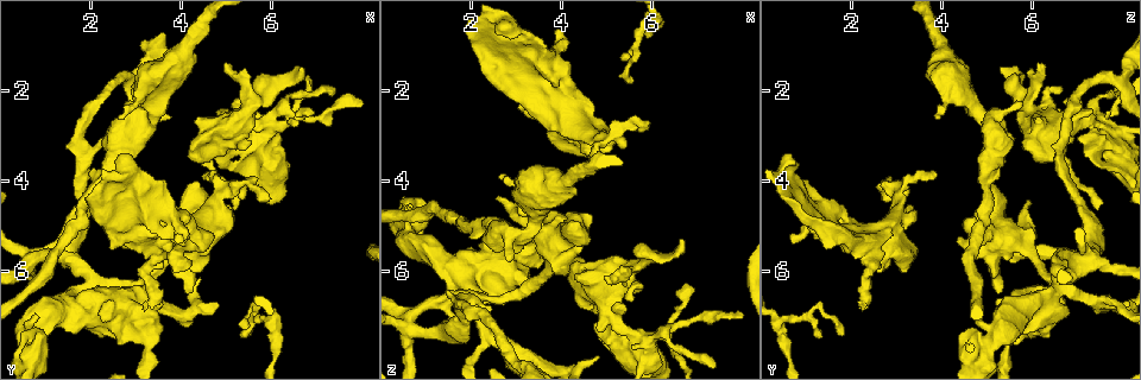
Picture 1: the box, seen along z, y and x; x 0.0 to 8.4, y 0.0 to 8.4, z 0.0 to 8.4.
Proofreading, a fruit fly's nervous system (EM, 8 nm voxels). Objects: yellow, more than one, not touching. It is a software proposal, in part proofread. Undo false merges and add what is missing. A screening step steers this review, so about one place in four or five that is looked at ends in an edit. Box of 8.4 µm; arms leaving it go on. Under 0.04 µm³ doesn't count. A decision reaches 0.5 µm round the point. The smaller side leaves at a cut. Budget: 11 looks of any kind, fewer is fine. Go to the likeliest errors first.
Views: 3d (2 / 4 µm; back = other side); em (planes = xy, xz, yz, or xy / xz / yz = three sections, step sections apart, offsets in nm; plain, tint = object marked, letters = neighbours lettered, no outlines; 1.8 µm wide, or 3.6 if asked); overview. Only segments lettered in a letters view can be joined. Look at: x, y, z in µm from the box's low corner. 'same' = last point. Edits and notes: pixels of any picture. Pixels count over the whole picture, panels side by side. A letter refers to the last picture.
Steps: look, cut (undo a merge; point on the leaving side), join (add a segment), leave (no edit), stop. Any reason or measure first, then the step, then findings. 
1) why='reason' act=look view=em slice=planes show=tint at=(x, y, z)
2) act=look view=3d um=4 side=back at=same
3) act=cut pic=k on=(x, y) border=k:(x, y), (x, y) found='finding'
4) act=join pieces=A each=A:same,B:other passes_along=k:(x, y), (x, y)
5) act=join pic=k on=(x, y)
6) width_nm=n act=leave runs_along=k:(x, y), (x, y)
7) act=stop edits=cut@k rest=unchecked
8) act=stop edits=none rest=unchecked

why='four or more arms meet' act=look view=3d um=2 at=(0.70, 5.75, 7.00)

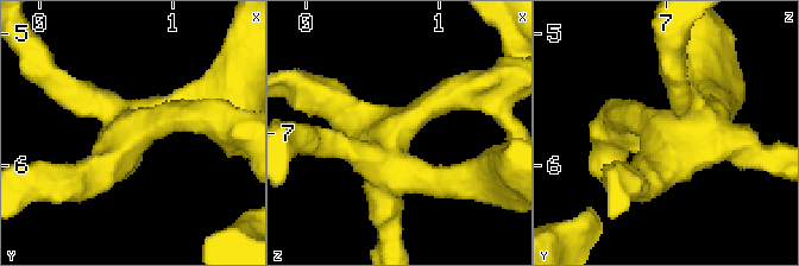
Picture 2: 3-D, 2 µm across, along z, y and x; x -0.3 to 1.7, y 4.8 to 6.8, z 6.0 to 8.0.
act=look view=em slice=planes show=letters at=(0.66, 5.80, 7.04)

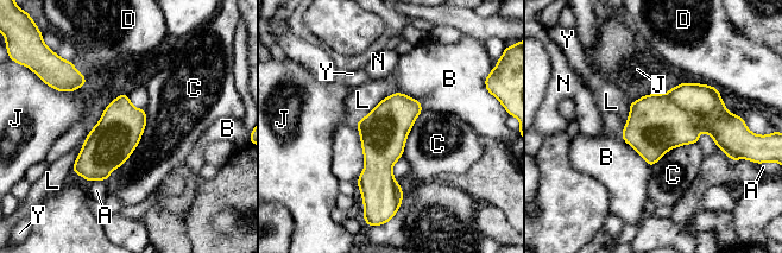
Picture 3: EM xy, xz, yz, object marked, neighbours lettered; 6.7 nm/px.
width_nm=320 act=leave each=A:other,B:other,C:other,D:other,J:other,L:other,N:other,Y:other border=3:(145, 109), (139, 143), (106, 181) found='continuous, no second neuron'

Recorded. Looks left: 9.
why='sudden change in width' act=look view=em slice=planes show=tint at=(5.70, 2.90, 7.60)

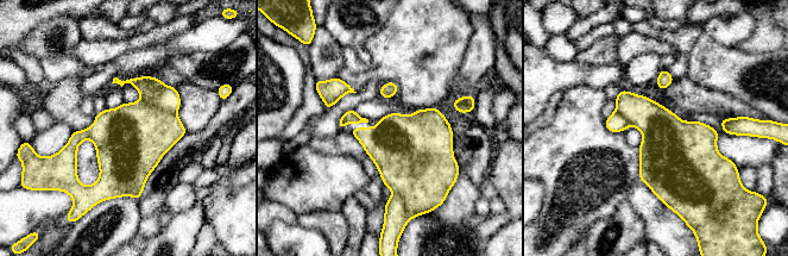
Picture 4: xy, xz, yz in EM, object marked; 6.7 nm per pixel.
act=look view=em slice=planes show=letters at=same

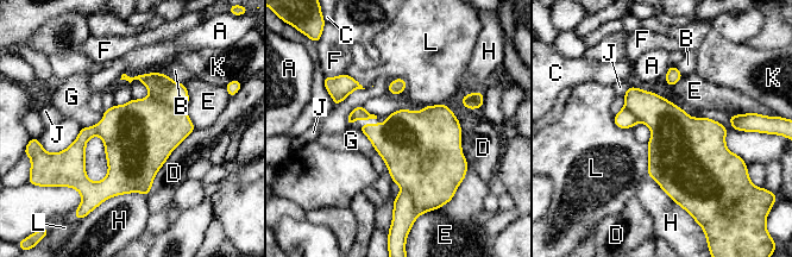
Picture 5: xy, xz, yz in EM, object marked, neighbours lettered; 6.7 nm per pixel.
act=cut pic=5 on=(427, 162) each=A:other,B:other,C:other,D:other,E:other,F:other,G:other,H:other,J:other,K:other,L:other border=5:(432, 154), (432, 163), (423, 170) found='a second neuron is stuck on'

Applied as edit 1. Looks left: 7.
why='free end' act=look view=3d um=4 at=(3.45, 7.15, 5.95)

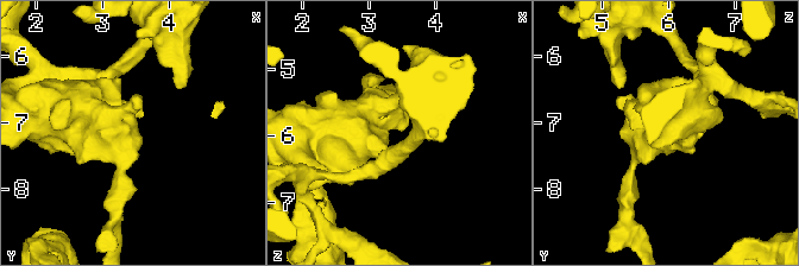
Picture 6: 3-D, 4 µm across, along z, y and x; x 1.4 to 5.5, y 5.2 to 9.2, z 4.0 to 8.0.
act=look view=em slice=yz step=8 show=tint at=(3.50, 7.20, 5.90)

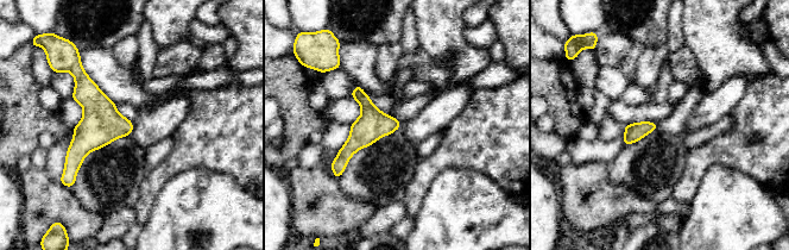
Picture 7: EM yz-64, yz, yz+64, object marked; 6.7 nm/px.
why='another direction' act=look view=em slice=planes show=letters at=same

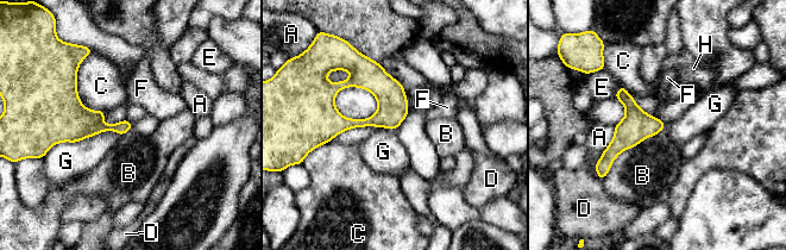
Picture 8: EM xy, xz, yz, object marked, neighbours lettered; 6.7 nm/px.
act=leave each=A:other,B:other,C:other,D:other,E:other,F:other,G:other,H:other found='no lettered segment goes on from it'

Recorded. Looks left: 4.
why='branch point' act=look view=em slice=yz step=8 show=letters at=(3.50, 4.85, 1.35)

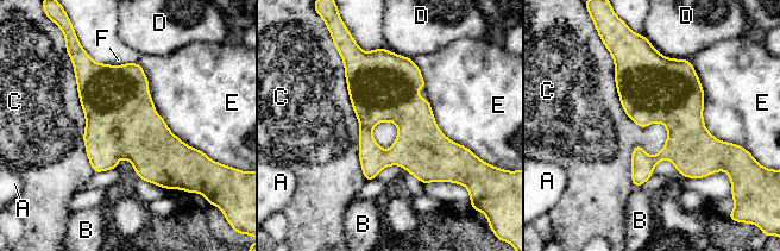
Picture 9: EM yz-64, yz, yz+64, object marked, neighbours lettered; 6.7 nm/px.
longest_contact=C:850nm act=leave each=A:other,B:other,C:other,D:other,E:other,F:other border=9:(341, 58), (366, 179) found='continuous, no second neuron'

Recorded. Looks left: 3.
act=stop edits=cut@5 rest=unchecked

